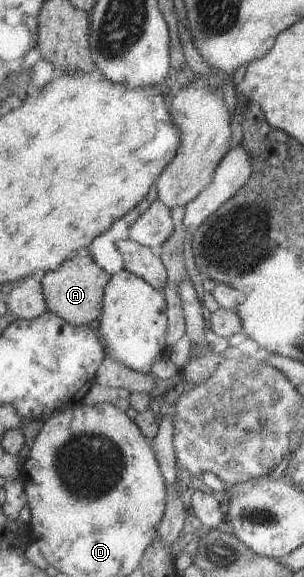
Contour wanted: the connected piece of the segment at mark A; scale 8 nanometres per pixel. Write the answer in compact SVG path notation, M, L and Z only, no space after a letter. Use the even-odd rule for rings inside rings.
M81 253L66 260L55 272L45 272L39 276L43 287L45 300L50 311L61 315L72 325L90 325L96 321L105 303L105 289L108 287L112 275L108 270L98 267L96 261L88 253Z

